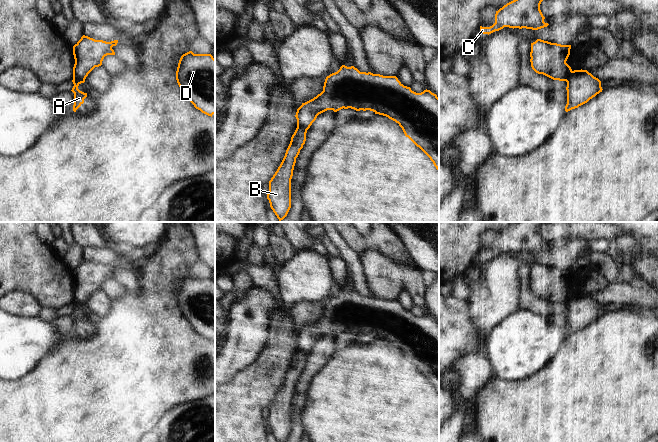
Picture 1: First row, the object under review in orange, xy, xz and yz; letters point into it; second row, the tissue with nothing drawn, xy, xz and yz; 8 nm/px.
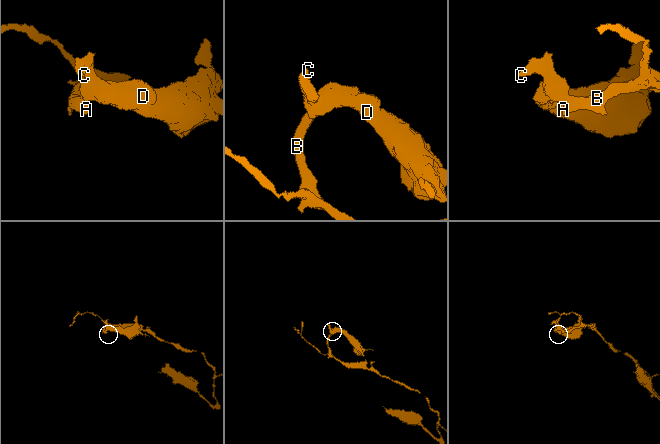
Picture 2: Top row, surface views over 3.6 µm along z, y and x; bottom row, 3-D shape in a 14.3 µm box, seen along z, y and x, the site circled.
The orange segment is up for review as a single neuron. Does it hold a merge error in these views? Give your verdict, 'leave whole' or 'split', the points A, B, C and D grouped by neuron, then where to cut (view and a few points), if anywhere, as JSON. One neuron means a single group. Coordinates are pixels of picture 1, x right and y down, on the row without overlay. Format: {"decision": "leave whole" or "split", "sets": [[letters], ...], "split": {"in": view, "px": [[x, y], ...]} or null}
{"decision": "split", "sets": [["A", "B"], ["C", "D"]], "split": {"in": "xy", "px": [[73, 300], [83, 306]]}}

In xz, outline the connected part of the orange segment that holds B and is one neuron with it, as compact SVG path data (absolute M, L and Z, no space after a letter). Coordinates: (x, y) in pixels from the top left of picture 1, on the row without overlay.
M297 350L280 390L269 405L267 423L277 442L285 442L291 432L291 403L296 382L306 365L306 357Z

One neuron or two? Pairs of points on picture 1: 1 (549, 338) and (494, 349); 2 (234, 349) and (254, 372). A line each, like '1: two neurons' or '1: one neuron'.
1: one neuron
2: two neurons

